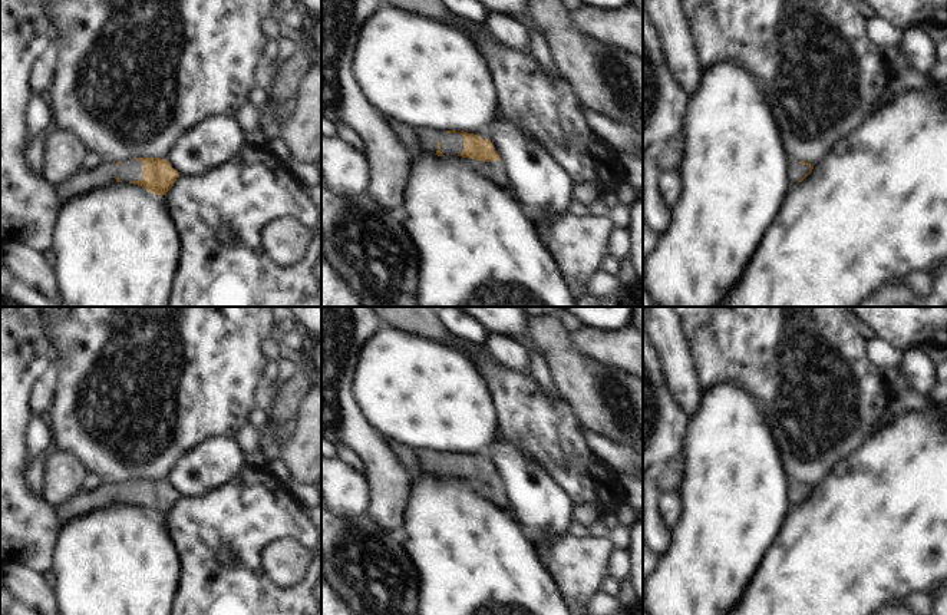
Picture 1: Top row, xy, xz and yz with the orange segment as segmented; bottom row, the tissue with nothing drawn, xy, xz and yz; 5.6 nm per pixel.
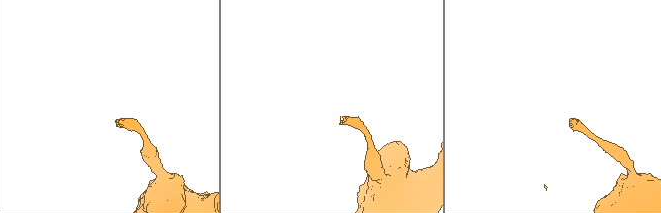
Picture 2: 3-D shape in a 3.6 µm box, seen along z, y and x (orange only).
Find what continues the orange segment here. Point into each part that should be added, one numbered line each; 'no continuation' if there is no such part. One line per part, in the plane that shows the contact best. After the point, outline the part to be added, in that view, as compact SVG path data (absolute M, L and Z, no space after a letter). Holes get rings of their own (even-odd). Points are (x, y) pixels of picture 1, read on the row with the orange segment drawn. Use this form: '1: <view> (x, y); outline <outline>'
1: xy (105, 174); outline M135 159L122 161L116 163L100 163L92 171L79 171L70 181L69 186L55 186L60 205L70 196L86 195L90 191L105 188L115 183L116 179L122 182L132 182L142 179L142 162Z

